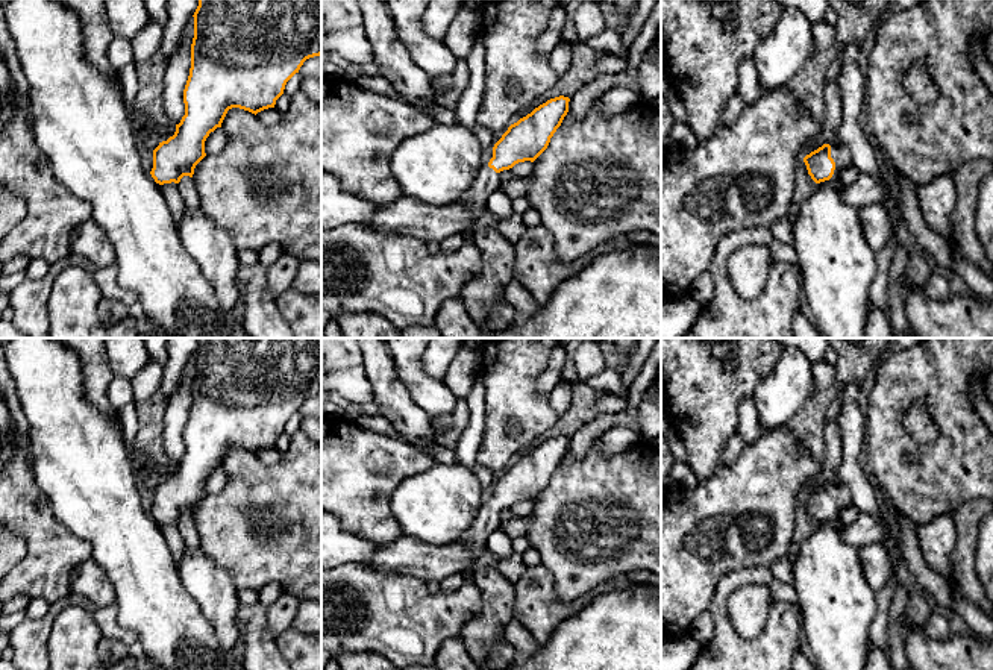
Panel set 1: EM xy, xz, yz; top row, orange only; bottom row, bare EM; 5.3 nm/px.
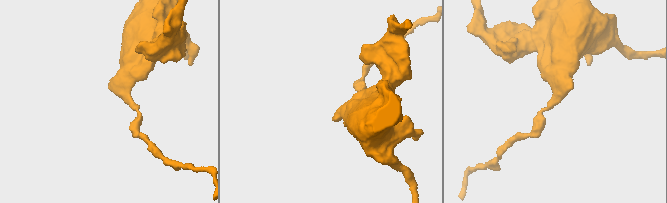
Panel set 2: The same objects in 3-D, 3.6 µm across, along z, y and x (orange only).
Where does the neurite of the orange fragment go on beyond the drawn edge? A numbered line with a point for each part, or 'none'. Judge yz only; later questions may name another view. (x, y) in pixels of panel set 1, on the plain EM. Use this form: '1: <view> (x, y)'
1: yz (842, 494)

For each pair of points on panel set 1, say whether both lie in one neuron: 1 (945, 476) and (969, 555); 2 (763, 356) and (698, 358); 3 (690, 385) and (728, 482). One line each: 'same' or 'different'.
1: different
2: same
3: different

